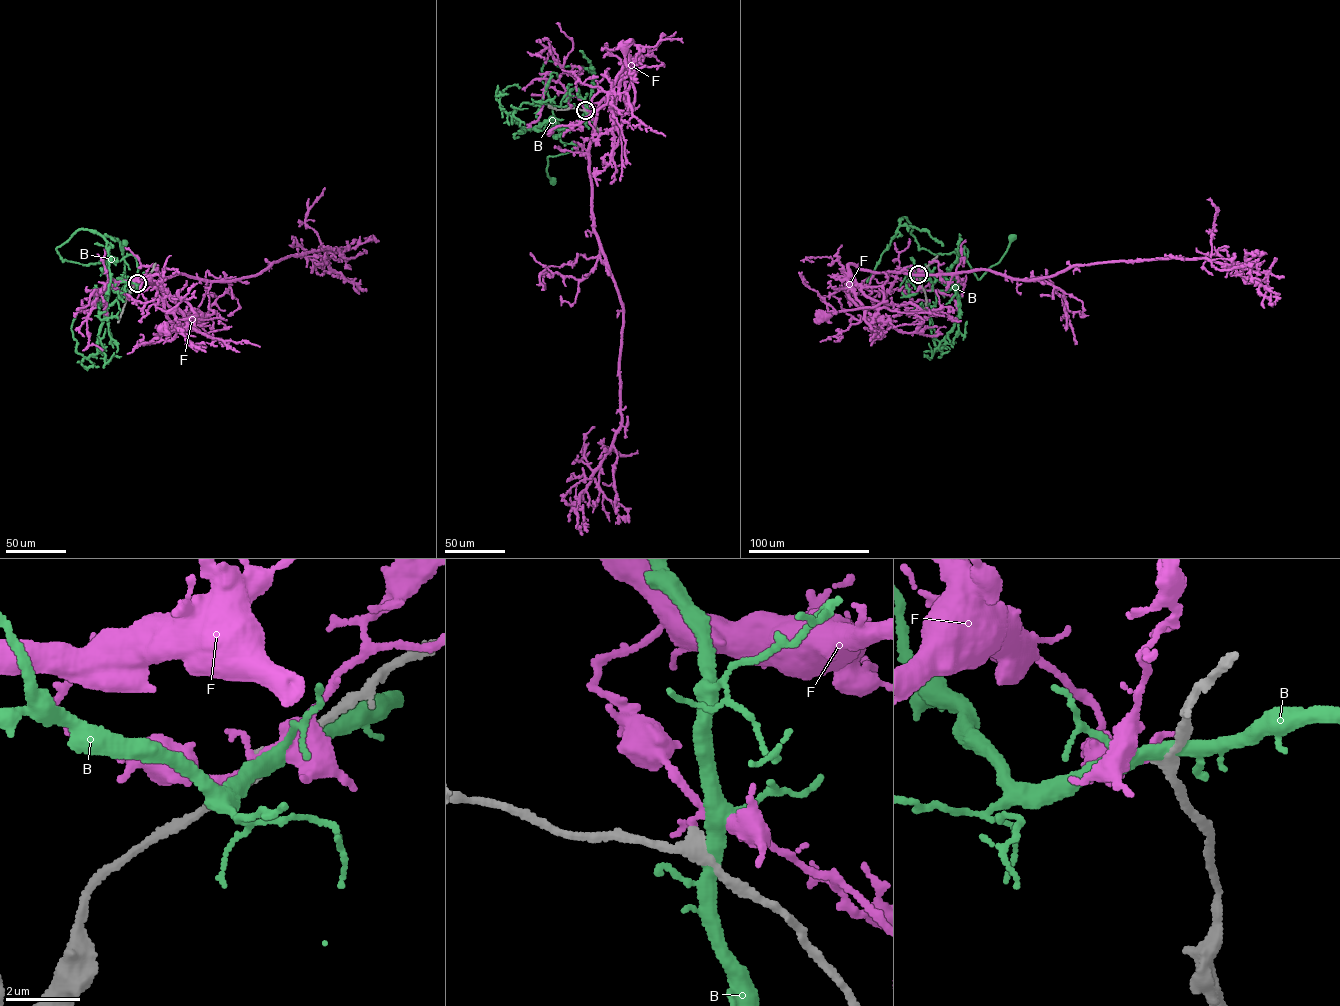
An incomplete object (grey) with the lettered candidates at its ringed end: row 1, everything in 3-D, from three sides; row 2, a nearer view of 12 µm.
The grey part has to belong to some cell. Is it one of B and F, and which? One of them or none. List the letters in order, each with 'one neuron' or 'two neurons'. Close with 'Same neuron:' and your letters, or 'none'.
B: two neurons
F: two neurons
Same neuron: none

